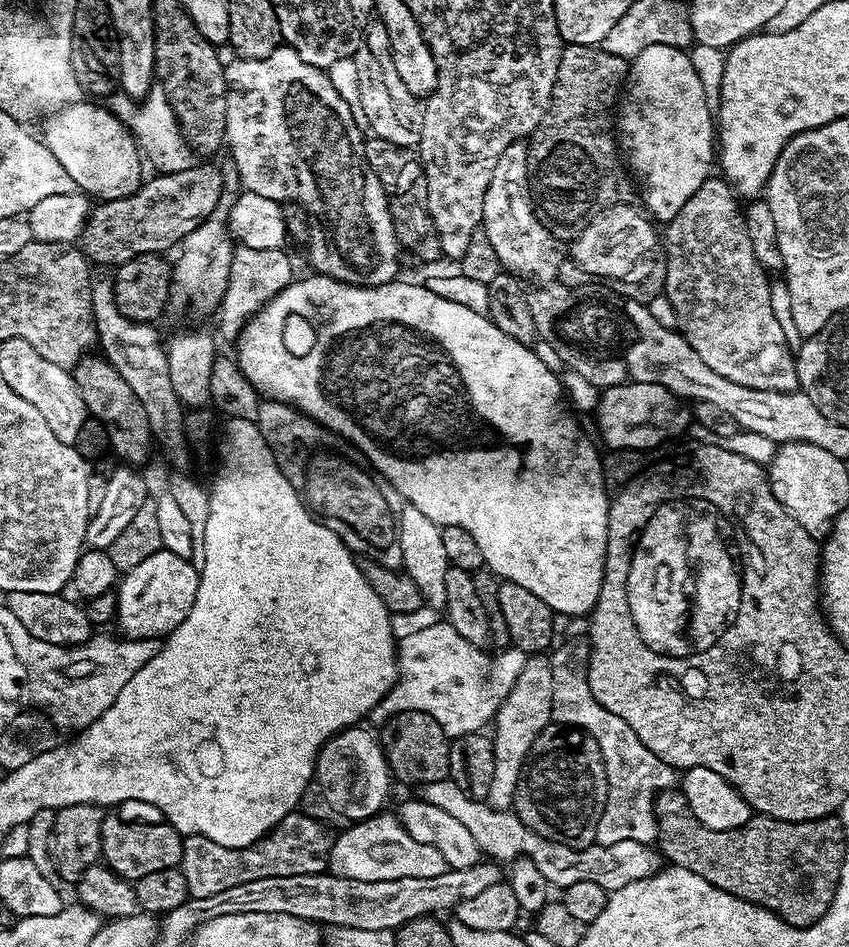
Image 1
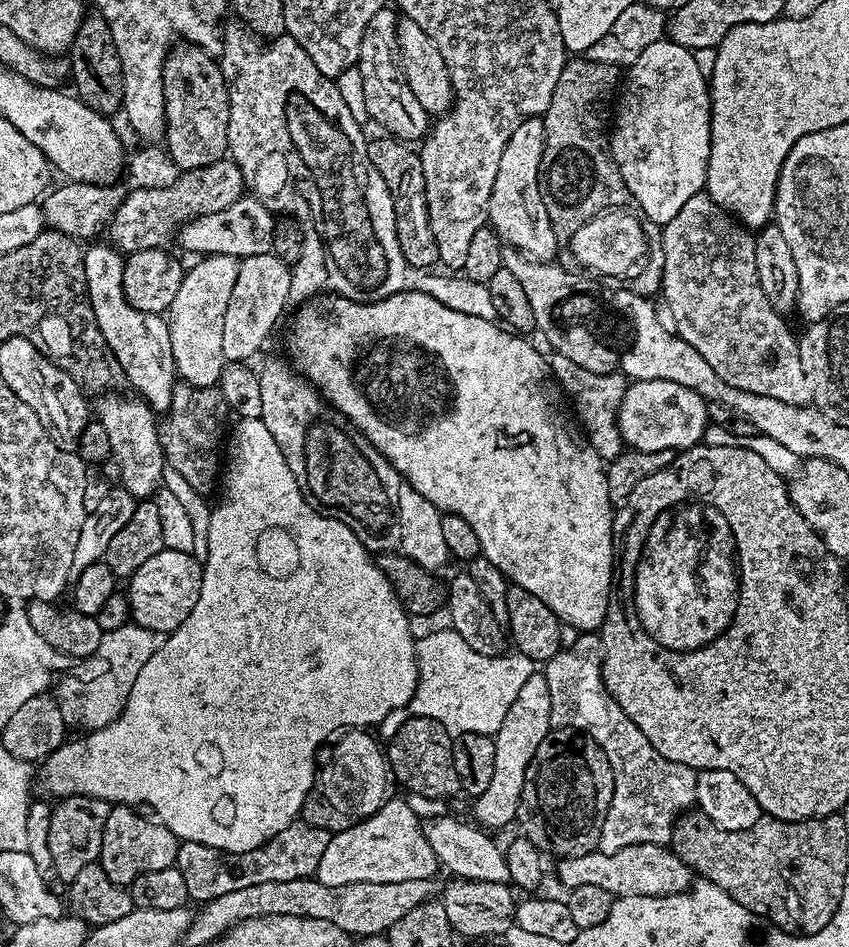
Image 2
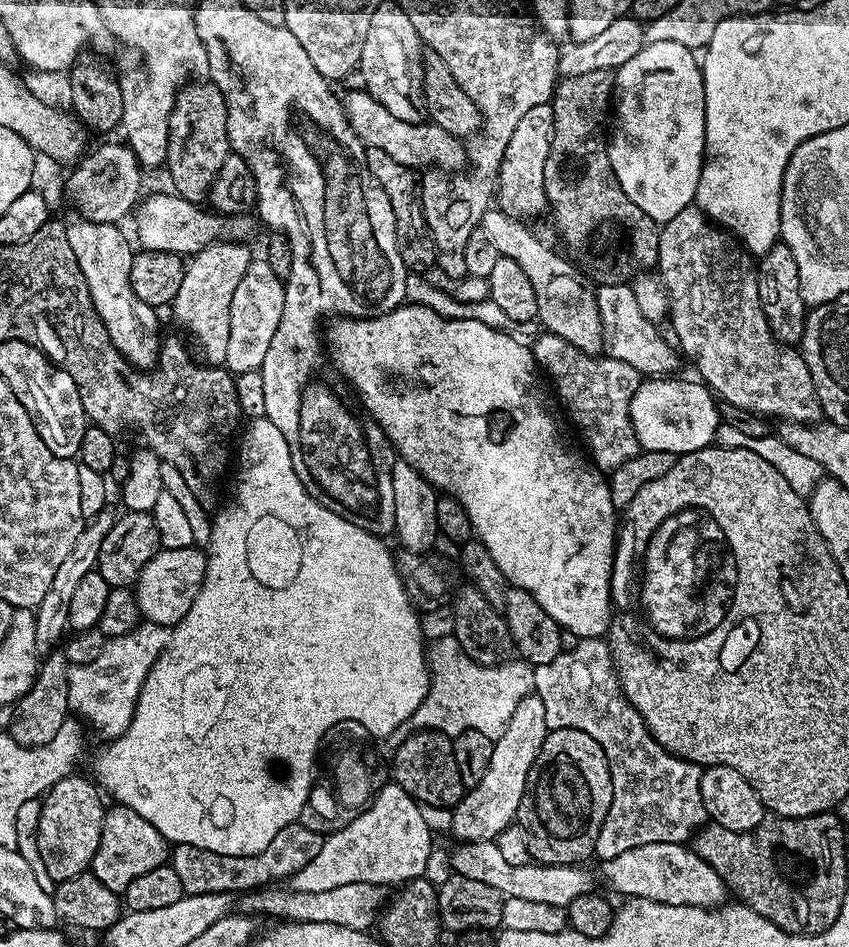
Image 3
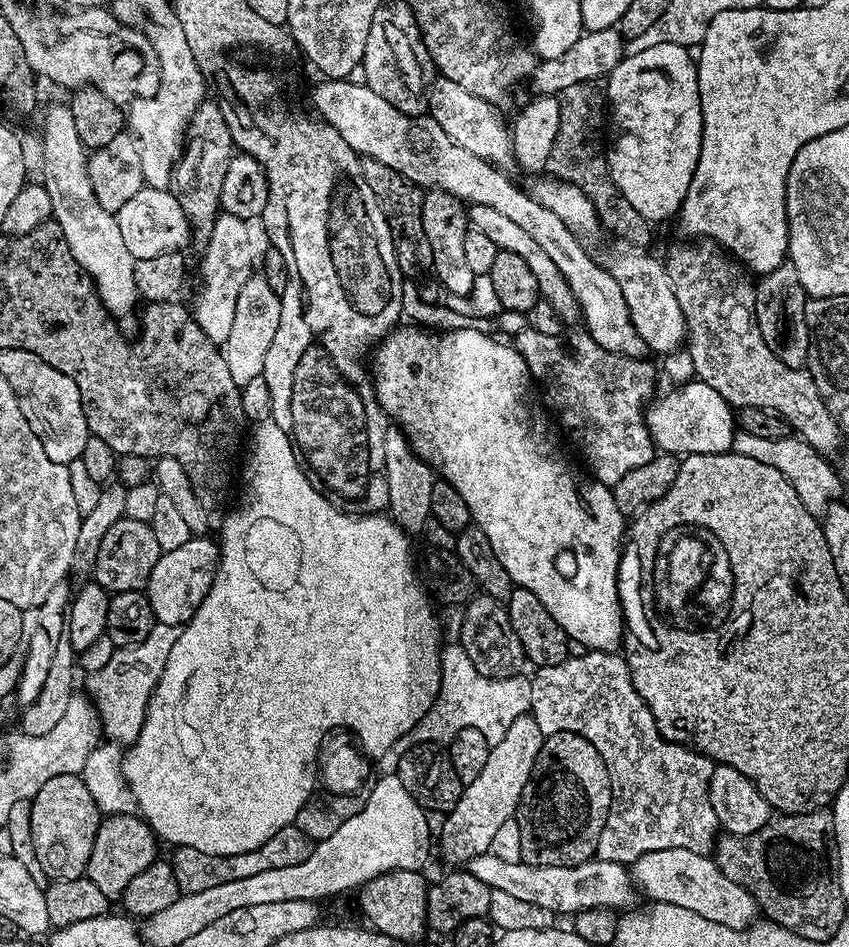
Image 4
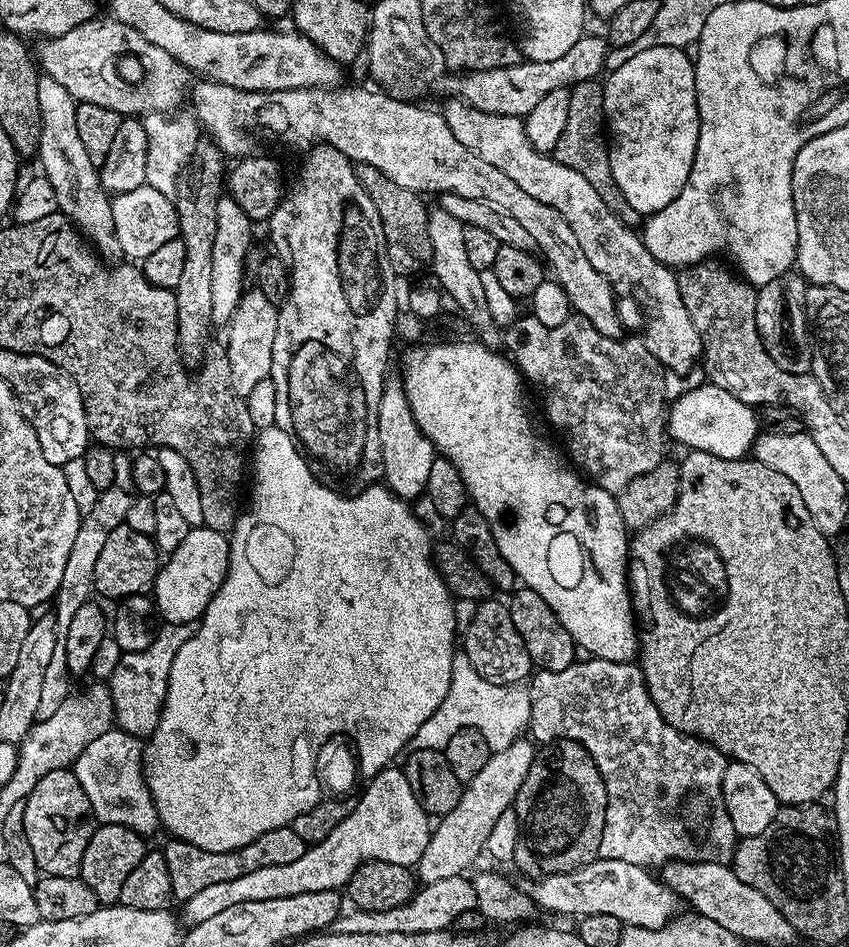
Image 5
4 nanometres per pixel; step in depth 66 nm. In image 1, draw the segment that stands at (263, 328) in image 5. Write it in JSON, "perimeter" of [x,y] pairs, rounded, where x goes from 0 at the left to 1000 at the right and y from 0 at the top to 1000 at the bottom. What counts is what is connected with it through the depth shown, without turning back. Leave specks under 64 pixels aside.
{"perimeter":[[[286,260],[279,261],[271,277],[270,296],[266,298],[265,310],[259,317],[257,333],[259,332],[260,360],[277,360],[283,354],[283,347],[292,341],[294,335],[312,325],[325,310],[345,299],[344,275],[338,270],[335,262],[318,264],[299,264]]]}

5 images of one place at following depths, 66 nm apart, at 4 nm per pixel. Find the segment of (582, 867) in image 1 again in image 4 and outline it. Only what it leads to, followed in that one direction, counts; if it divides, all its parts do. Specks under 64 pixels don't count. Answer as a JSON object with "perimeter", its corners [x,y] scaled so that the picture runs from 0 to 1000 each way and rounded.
{"perimeter":[[[807,895],[770,898],[748,908],[742,913],[742,920],[750,939],[757,945],[760,942],[764,951],[803,957],[806,963],[827,965],[827,969],[846,974],[850,979],[880,981],[892,970],[889,948],[878,938],[869,936],[869,931],[860,931],[837,903],[828,904]]]}

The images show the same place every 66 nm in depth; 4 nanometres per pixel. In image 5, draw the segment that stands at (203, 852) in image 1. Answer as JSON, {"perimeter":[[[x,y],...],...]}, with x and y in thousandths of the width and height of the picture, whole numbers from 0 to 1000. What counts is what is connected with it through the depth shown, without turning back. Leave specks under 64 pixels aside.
{"perimeter":[[[347,873],[329,874],[309,881],[299,889],[270,900],[249,900],[238,898],[218,887],[199,886],[199,891],[191,895],[196,914],[200,918],[200,940],[208,951],[216,952],[229,948],[237,940],[245,939],[257,931],[271,931],[274,927],[285,927],[294,919],[309,919],[309,914],[333,914],[337,910],[347,910],[360,902],[364,892],[359,884]]]}

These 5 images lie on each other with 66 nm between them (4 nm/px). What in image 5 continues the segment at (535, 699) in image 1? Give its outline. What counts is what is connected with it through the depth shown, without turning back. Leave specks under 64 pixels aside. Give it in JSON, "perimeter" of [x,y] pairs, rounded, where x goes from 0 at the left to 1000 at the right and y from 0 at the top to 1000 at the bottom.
{"perimeter":[[[625,780],[608,781],[596,792],[581,794],[556,824],[545,829],[545,836],[539,851],[524,862],[512,867],[504,884],[502,898],[497,898],[497,906],[488,914],[489,924],[496,935],[521,931],[521,927],[535,927],[548,924],[551,916],[574,897],[577,876],[597,853],[604,852],[608,839],[620,826],[620,817],[629,805],[634,790]]]}

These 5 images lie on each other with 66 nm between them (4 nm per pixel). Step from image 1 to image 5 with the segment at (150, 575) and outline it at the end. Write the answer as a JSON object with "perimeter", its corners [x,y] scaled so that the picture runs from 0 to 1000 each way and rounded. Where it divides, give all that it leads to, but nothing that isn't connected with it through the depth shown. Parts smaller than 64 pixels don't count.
{"perimeter":[[[226,555],[223,556],[214,577],[197,584],[196,590],[185,603],[184,616],[179,618],[177,626],[184,637],[187,654],[193,659],[230,660],[240,649],[243,640],[247,640],[252,627],[269,608],[271,593],[269,571],[270,567],[257,560]]]}

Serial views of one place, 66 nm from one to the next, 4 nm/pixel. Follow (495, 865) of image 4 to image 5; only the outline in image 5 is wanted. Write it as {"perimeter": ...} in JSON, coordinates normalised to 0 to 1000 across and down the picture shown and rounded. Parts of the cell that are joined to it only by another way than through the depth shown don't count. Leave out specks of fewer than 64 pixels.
{"perimeter":[[[702,907],[690,914],[675,921],[648,923],[631,928],[622,927],[616,930],[617,943],[631,954],[633,960],[656,963],[660,967],[682,969],[695,965],[720,965],[741,980],[784,980],[788,975],[797,970],[803,951],[782,935],[781,928],[768,926],[769,922],[756,914],[747,914],[747,910],[728,910],[727,908]]]}

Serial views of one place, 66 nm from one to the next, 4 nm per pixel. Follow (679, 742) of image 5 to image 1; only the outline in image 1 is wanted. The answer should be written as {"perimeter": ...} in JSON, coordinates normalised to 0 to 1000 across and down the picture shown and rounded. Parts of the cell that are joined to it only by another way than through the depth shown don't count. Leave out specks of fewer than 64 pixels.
{"perimeter":[[[691,675],[669,676],[657,684],[648,693],[653,712],[650,759],[656,766],[694,773],[700,784],[704,784],[711,801],[716,842],[709,864],[704,864],[702,890],[756,889],[764,893],[771,892],[773,837],[788,831],[788,809],[757,786],[751,775],[747,775],[747,771],[742,771],[742,767],[737,767],[737,762],[733,762],[728,754],[718,754],[718,750],[714,750],[714,746],[709,746],[704,737],[700,737],[693,719],[695,681]]]}

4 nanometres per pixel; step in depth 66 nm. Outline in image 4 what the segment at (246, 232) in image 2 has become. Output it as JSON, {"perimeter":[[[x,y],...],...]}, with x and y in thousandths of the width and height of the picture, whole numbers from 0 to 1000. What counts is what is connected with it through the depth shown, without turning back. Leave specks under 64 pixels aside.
{"perimeter":[[[171,196],[134,227],[139,234],[139,243],[144,243],[144,252],[147,253],[148,261],[159,275],[183,272],[185,268],[192,266],[211,266],[220,263],[226,252],[226,239],[219,226],[214,226],[210,209],[205,209],[205,205],[198,199]]]}

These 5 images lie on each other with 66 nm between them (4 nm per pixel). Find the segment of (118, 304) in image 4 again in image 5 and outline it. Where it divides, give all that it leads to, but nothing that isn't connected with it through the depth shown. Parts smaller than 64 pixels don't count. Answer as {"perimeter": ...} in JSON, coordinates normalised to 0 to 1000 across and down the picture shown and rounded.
{"perimeter":[[[52,79],[46,81],[45,87],[45,116],[47,117],[47,154],[45,157],[45,170],[47,169],[47,173],[49,176],[49,184],[55,188],[59,192],[59,196],[64,196],[64,209],[66,210],[66,219],[68,223],[74,226],[74,228],[79,228],[81,232],[85,233],[86,237],[90,238],[94,243],[94,248],[99,250],[100,253],[104,254],[105,259],[119,271],[122,272],[132,272],[127,270],[138,270],[143,269],[141,257],[139,256],[139,251],[134,247],[134,226],[132,225],[132,212],[130,210],[128,204],[124,203],[122,197],[120,196],[120,192],[118,191],[118,183],[115,181],[115,174],[111,171],[106,171],[106,163],[101,163],[101,157],[97,154],[97,146],[92,141],[92,125],[90,124],[90,112],[92,107],[84,101],[81,95],[78,95],[77,92],[72,90],[69,87],[64,87],[64,83]]]}

